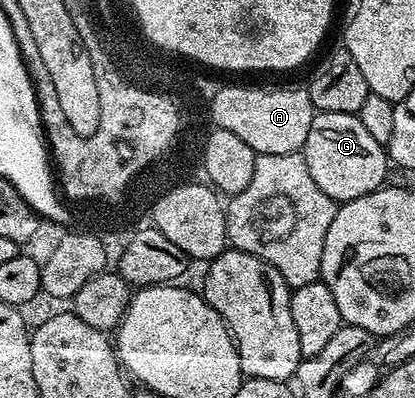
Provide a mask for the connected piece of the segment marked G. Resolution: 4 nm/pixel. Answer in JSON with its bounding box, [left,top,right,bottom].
[300,113,387,204]

